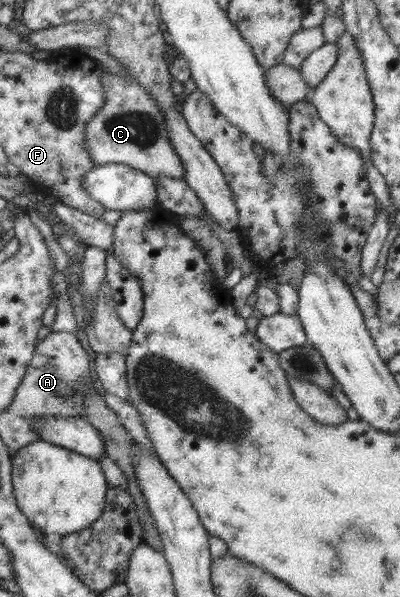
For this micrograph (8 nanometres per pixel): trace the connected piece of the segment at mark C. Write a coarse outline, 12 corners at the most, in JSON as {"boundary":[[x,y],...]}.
{"boundary":[[107,69],[84,131],[94,164],[182,180],[166,118]]}

